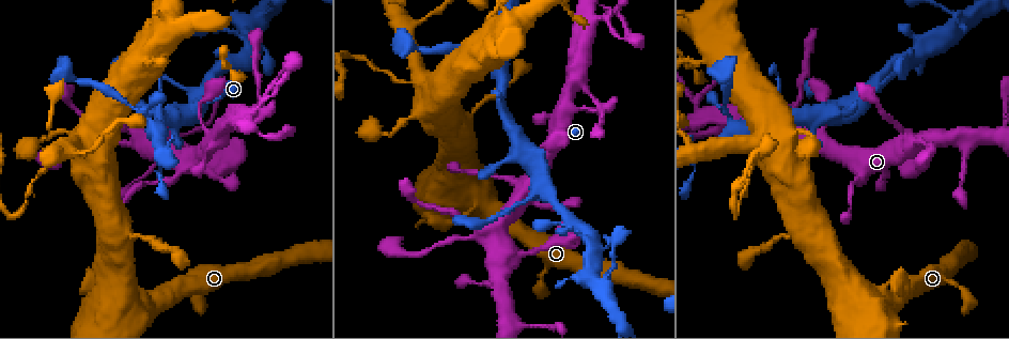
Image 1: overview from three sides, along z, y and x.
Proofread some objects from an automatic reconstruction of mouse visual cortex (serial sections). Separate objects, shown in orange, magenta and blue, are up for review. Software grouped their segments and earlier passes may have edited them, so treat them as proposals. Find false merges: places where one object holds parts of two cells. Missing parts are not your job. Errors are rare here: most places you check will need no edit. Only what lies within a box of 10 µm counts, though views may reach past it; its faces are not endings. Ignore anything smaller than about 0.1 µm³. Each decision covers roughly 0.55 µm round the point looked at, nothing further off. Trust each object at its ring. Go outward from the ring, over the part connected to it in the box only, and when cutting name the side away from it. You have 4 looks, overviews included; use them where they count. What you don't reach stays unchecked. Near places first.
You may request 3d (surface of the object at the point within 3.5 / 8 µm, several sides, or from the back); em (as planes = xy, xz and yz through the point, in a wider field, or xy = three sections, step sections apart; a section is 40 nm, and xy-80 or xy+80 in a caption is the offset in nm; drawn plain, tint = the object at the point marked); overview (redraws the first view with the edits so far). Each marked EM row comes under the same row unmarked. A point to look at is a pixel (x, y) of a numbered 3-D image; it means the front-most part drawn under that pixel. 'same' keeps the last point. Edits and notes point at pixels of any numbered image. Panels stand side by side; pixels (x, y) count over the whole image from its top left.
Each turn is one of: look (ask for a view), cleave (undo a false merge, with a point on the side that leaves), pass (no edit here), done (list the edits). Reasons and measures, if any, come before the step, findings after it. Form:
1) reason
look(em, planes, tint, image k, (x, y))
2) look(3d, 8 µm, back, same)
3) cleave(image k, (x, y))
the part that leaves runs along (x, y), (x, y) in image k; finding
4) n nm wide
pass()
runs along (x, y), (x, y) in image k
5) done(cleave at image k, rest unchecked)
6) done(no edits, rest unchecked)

three-way junction
look(3d, 8 µm, image 1, (824, 141))

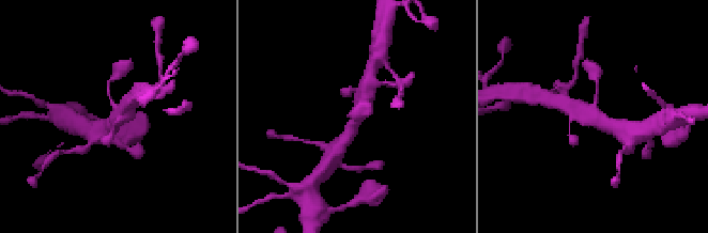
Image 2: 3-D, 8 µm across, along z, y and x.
3 arms; arms of 150, 450, 500 nm
look(em, xy, step 5, tint, same)

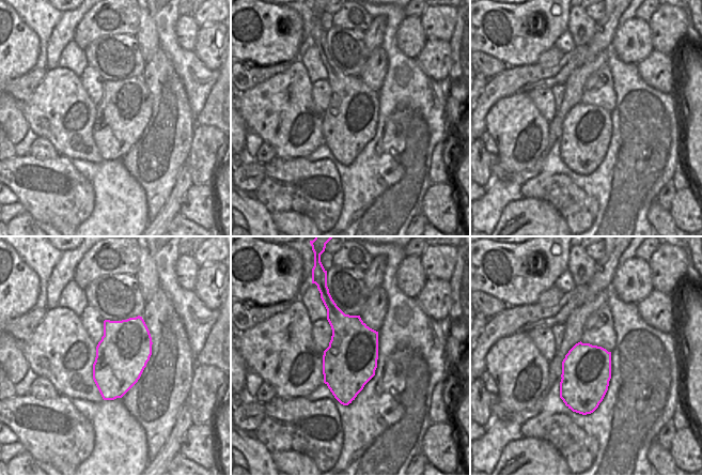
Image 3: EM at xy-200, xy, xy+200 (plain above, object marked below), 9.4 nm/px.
pass()
runs along (616, 125), (574, 110), (567, 103) in image 2; all the same cell

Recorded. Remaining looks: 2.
a narrow waist
look(3d, 3.5 µm, image 1, (421, 80))

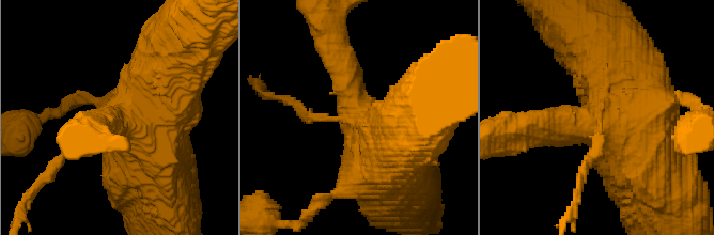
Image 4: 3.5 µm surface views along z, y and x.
look(em, xy, step 2, tint, image 4, (359, 116))

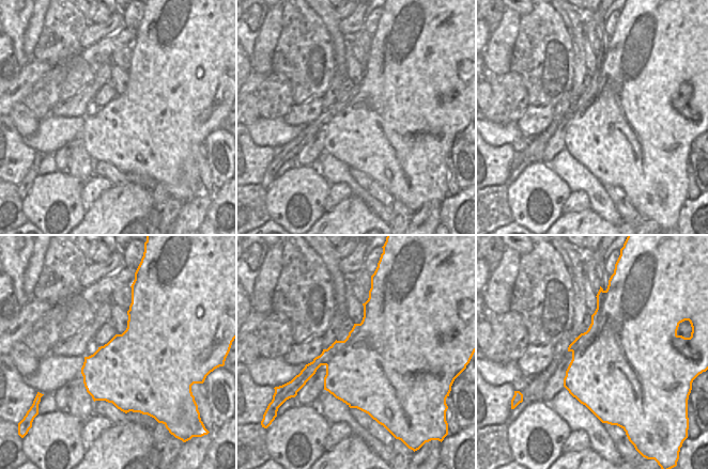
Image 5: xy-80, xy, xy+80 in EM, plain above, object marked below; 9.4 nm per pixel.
cleave(image 4, (304, 113))
border along (312, 361), (320, 365) in image 5; two cells meet here

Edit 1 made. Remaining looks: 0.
done(cleave at image 4, rest unchecked)

